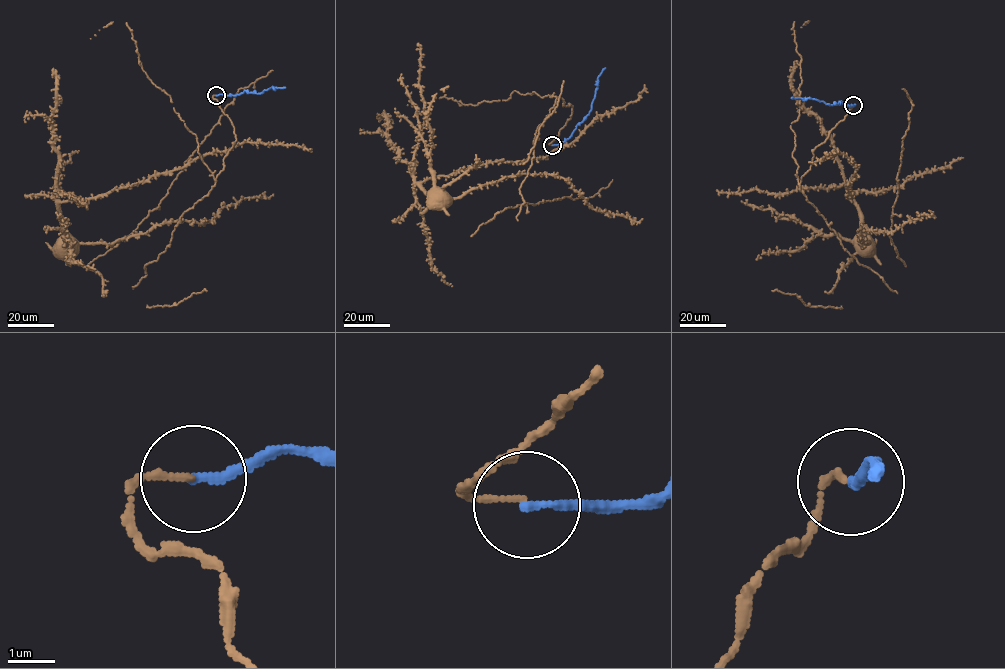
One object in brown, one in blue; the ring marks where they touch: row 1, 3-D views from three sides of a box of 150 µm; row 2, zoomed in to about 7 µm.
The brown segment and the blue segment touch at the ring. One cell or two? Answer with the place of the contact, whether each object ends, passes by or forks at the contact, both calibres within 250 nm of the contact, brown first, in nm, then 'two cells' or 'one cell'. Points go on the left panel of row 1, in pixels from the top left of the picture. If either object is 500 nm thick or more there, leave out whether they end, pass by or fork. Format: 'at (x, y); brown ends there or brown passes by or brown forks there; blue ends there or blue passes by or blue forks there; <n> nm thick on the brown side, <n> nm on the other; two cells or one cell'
at (216, 95); brown ends there; blue ends there; 120 nm thick on the brown side, 180 nm on the other; one cell

